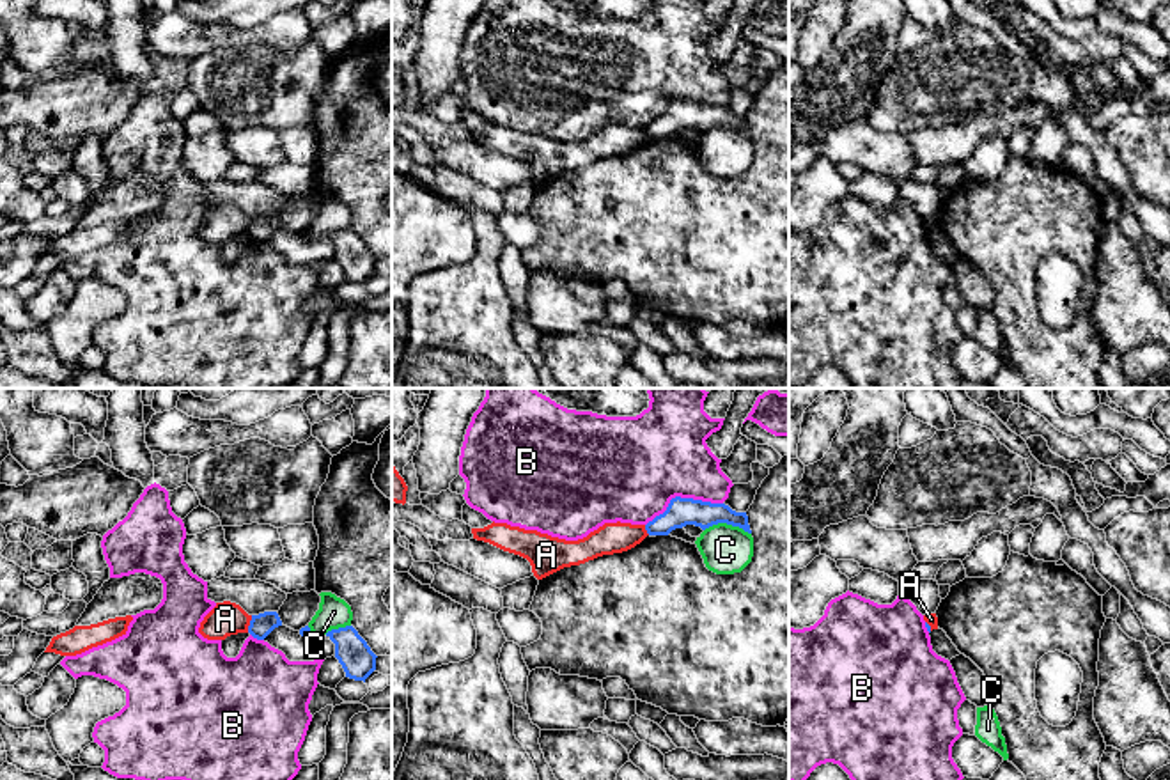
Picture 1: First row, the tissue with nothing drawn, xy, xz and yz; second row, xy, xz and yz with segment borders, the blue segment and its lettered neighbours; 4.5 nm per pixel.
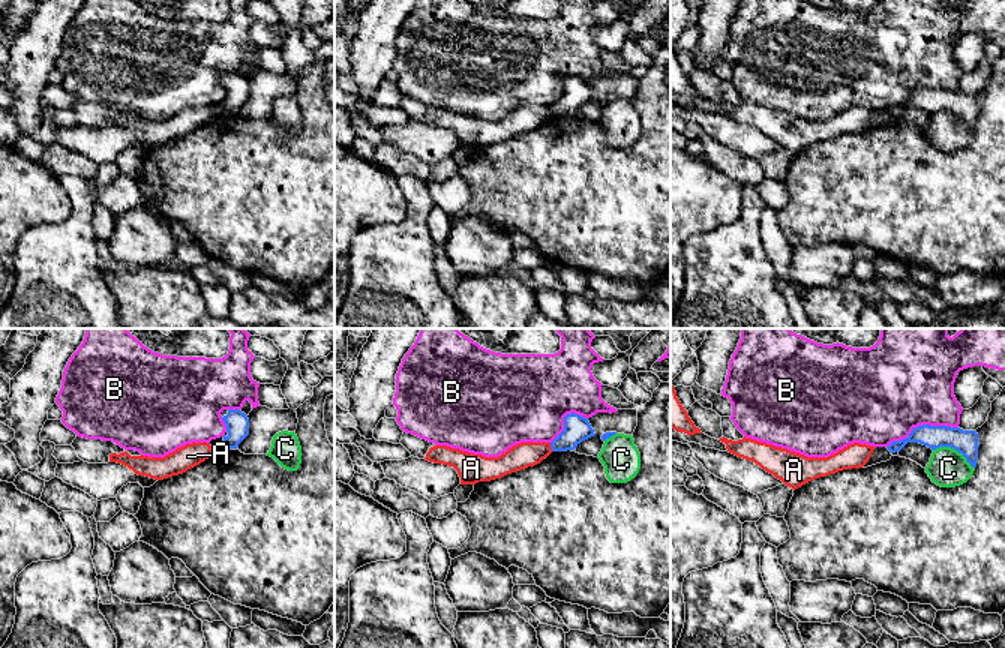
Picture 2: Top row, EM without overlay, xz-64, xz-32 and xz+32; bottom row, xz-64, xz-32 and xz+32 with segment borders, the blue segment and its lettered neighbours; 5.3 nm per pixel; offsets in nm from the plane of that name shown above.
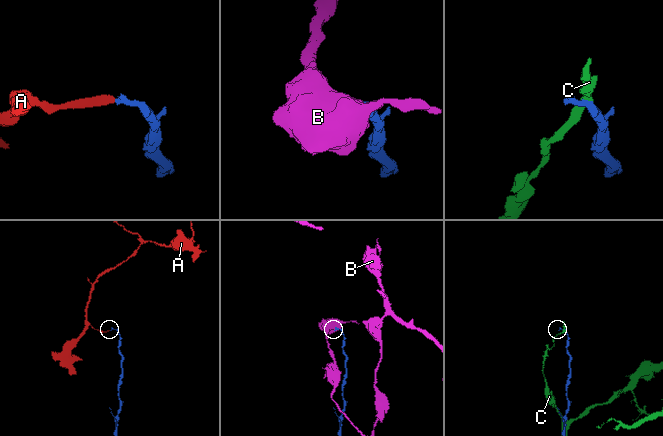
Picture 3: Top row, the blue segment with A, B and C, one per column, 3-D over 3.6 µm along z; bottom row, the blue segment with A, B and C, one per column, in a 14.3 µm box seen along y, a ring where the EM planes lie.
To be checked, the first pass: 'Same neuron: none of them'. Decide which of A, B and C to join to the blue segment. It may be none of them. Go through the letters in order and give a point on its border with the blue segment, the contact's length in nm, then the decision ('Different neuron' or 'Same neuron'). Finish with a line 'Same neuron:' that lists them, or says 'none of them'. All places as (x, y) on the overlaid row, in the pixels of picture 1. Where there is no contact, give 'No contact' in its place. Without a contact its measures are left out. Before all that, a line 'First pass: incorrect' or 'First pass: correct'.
First pass: correct
A: Touches blue at xy (250, 624). Shared border 80 nm. Different neuron
B: Touches blue at xz (681, 499). Shared border 360 nm. Different neuron
C: Touches blue at xz (727, 523). Shared border 220 nm. Different neuron
Same neuron: none of them

